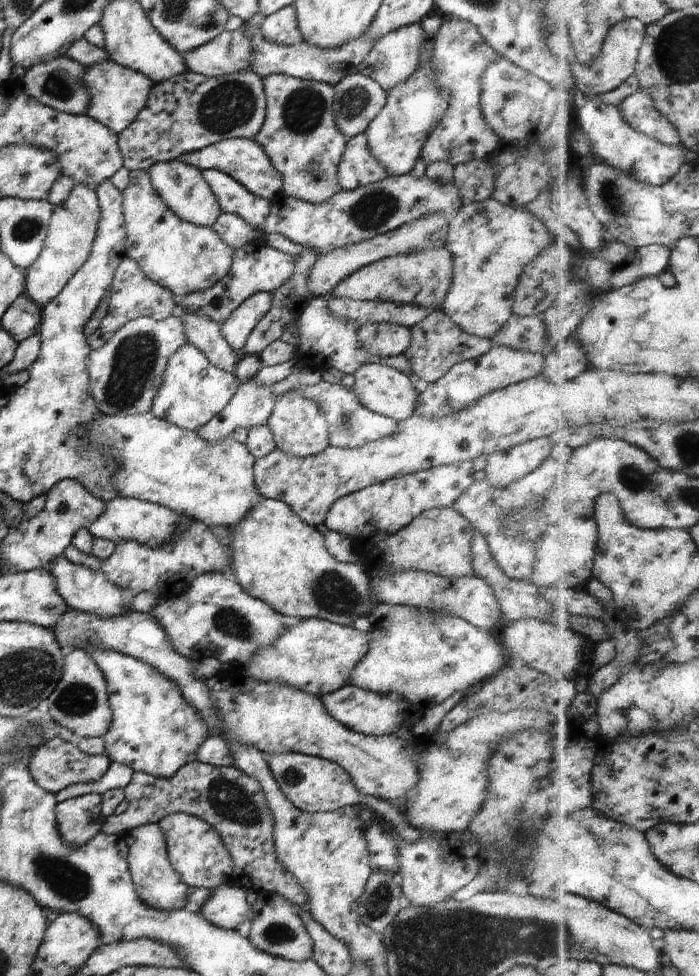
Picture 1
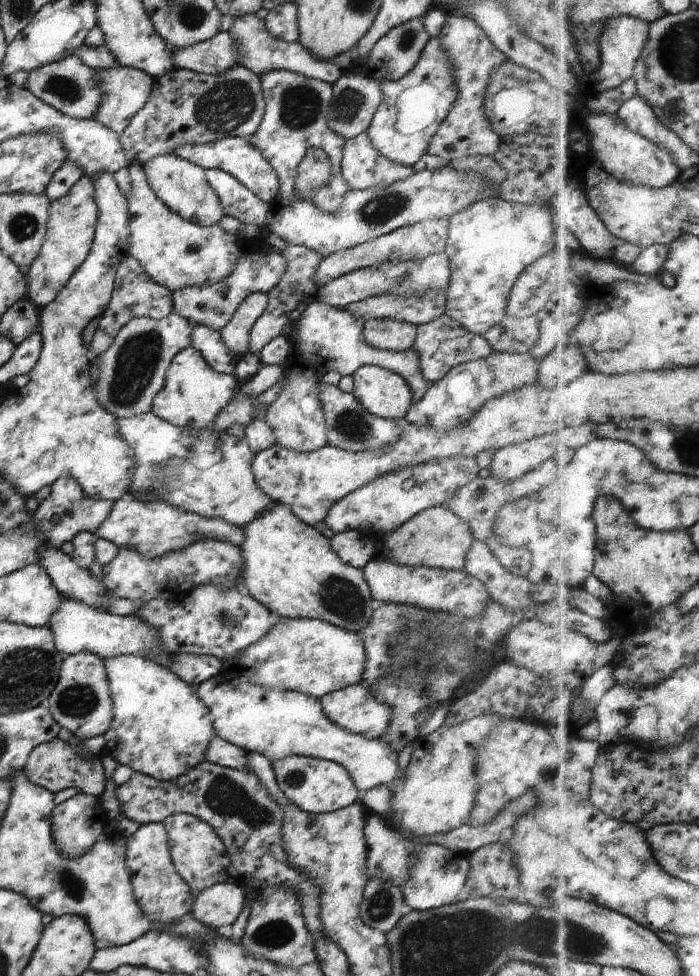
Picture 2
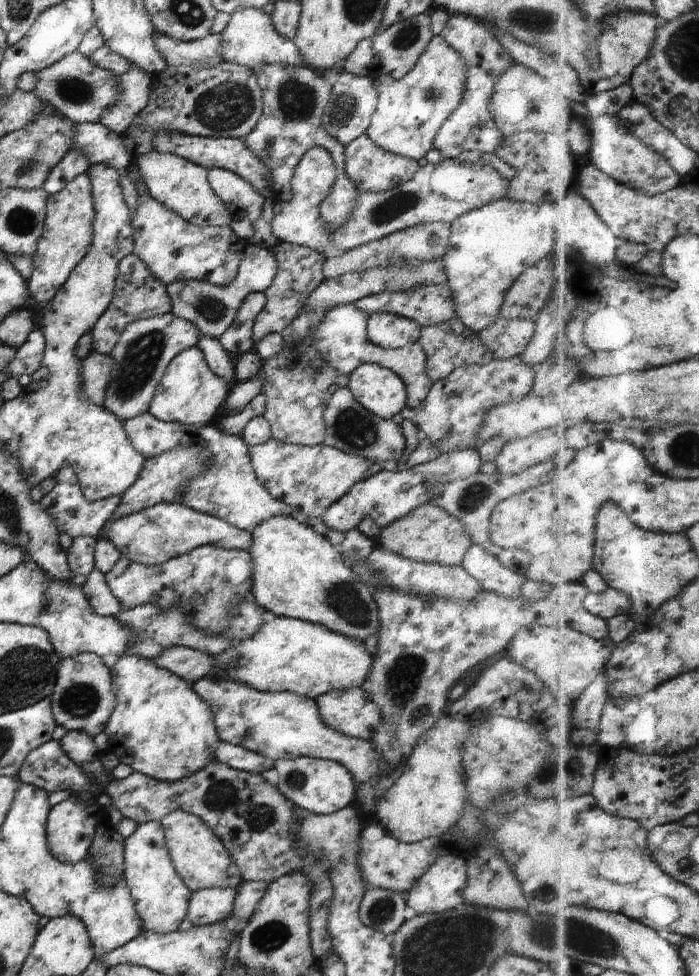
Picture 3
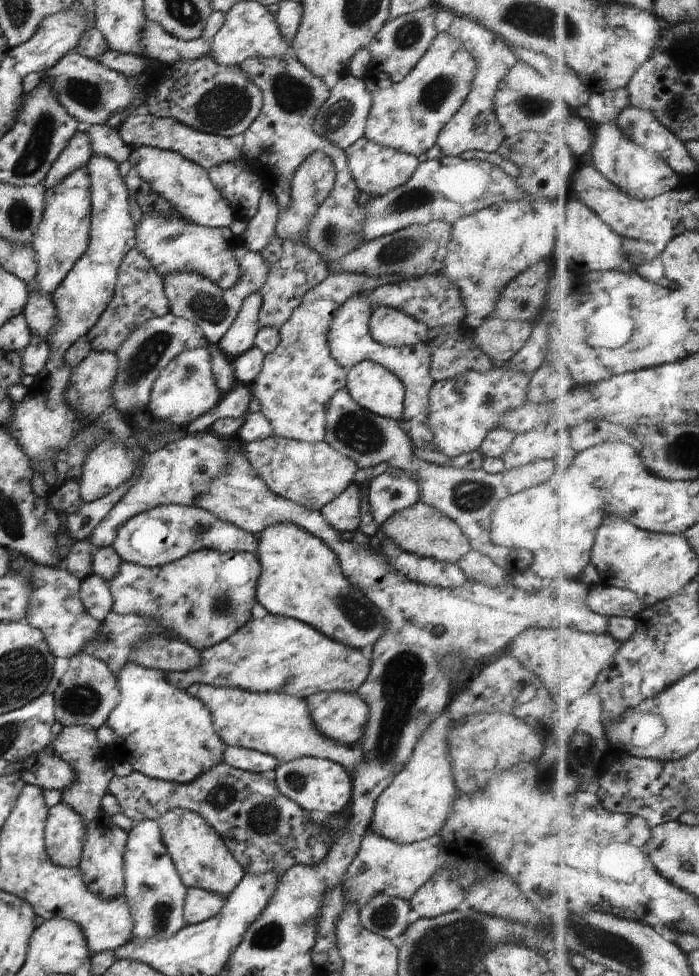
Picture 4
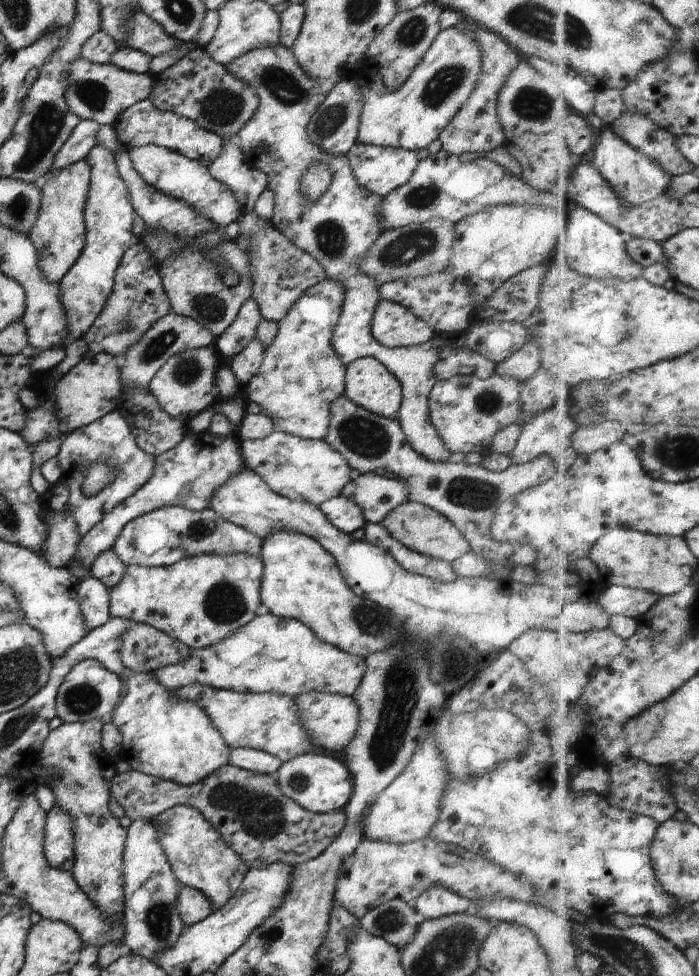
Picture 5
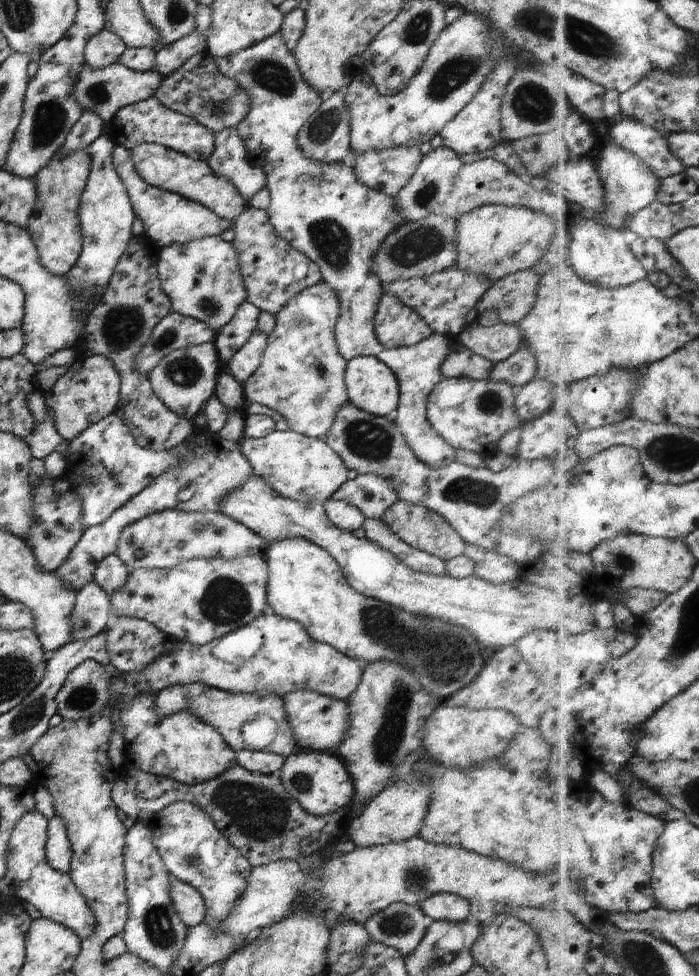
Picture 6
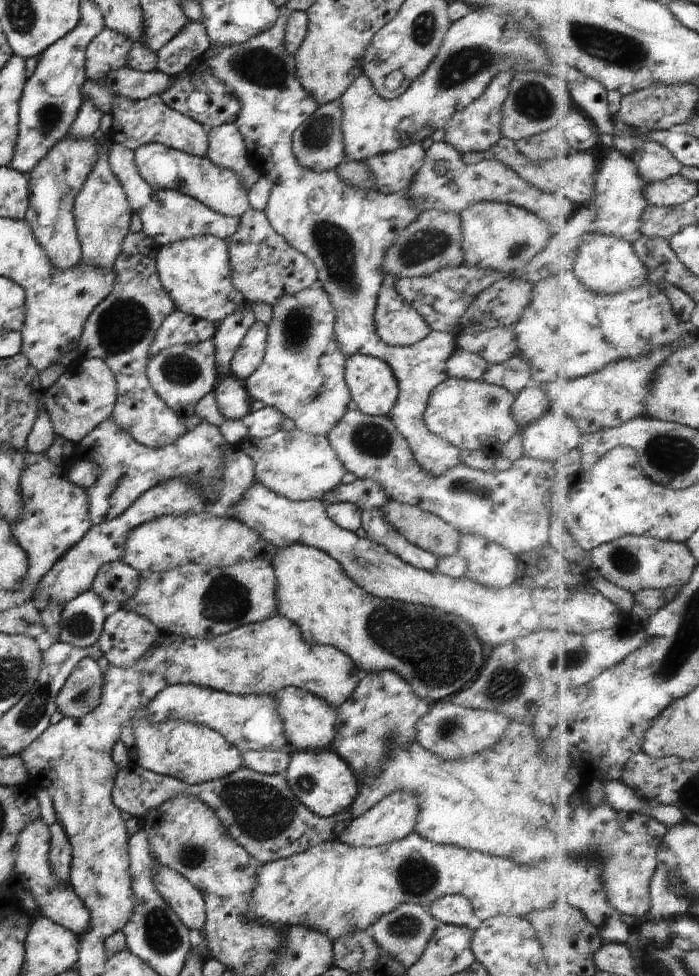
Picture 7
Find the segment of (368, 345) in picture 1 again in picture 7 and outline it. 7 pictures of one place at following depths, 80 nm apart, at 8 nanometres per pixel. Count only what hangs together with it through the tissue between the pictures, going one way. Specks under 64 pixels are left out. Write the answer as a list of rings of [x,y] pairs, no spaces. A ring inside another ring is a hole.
[[[391,275],[382,277],[374,306],[374,329],[385,344],[404,347],[425,338],[430,328],[395,292],[395,281]]]

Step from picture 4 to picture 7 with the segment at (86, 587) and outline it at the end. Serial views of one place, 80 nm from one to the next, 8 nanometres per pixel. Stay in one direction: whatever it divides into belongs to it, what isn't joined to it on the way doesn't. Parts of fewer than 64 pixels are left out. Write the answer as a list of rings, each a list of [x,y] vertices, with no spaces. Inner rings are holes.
[[[90,588],[66,602],[58,618],[56,642],[80,649],[97,642],[106,617],[103,603]]]

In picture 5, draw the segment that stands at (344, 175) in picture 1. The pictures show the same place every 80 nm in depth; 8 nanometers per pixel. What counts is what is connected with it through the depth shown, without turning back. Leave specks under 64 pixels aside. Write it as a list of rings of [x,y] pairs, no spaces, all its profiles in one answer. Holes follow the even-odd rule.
[[[356,142],[349,149],[349,152],[344,154],[344,157],[347,159],[356,183],[371,194],[384,197],[409,180],[419,162],[416,154],[417,152],[404,148],[376,147],[375,145],[364,145]]]

